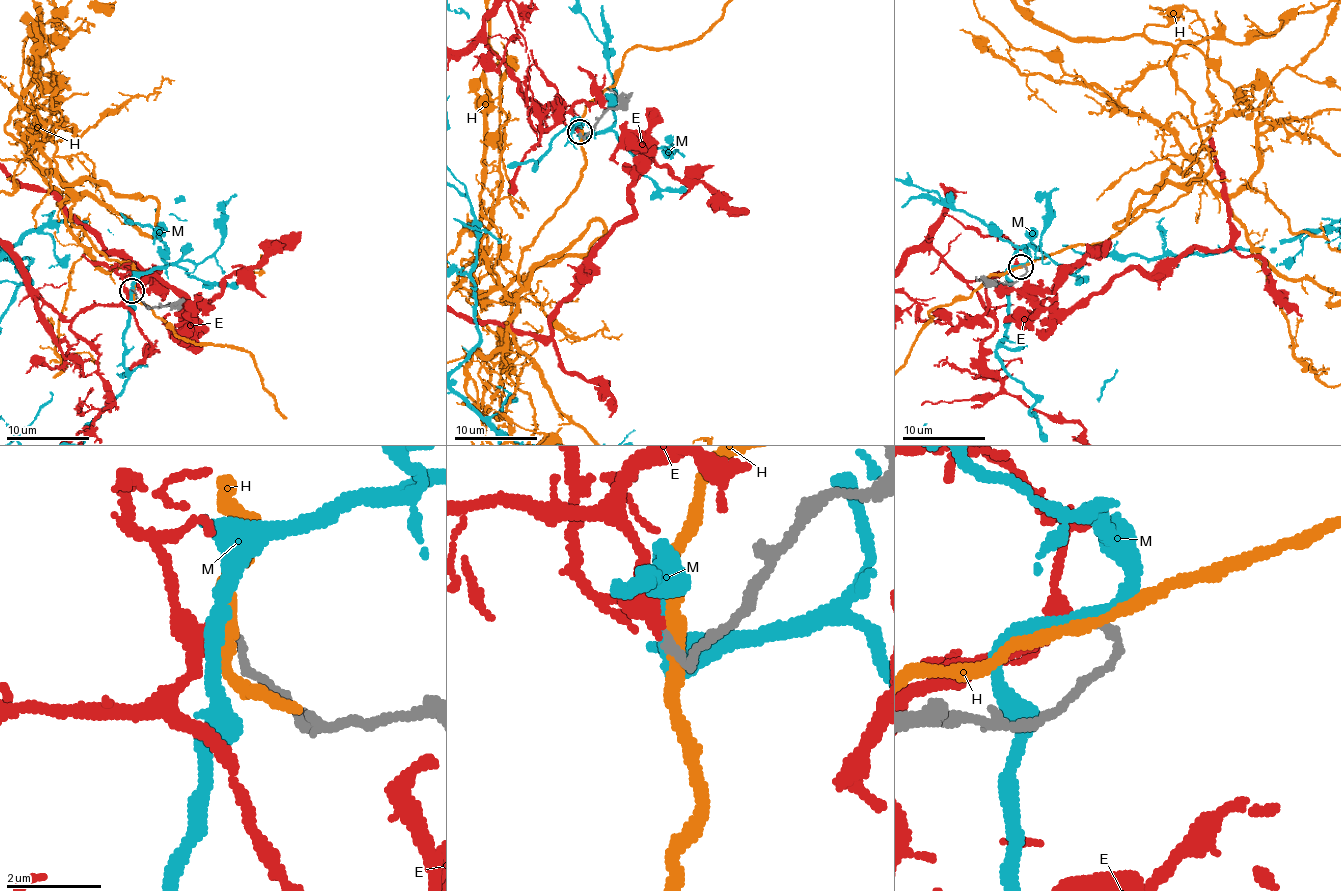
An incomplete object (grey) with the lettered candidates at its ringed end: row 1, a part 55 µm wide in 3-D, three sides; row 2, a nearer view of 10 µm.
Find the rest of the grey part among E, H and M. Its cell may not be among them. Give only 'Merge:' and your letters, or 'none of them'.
Merge: E

